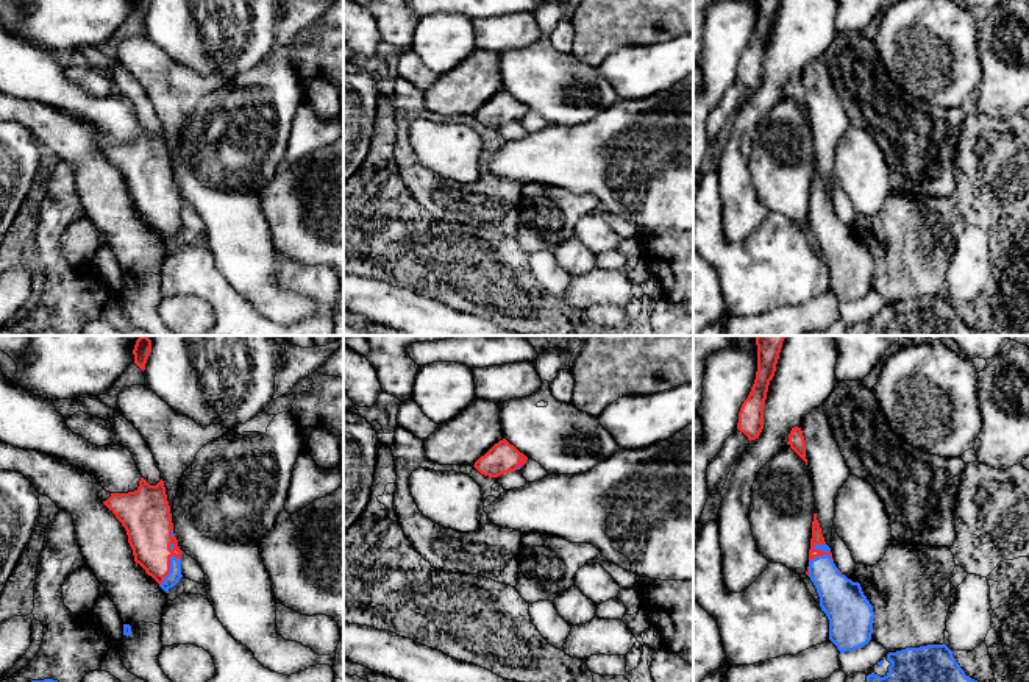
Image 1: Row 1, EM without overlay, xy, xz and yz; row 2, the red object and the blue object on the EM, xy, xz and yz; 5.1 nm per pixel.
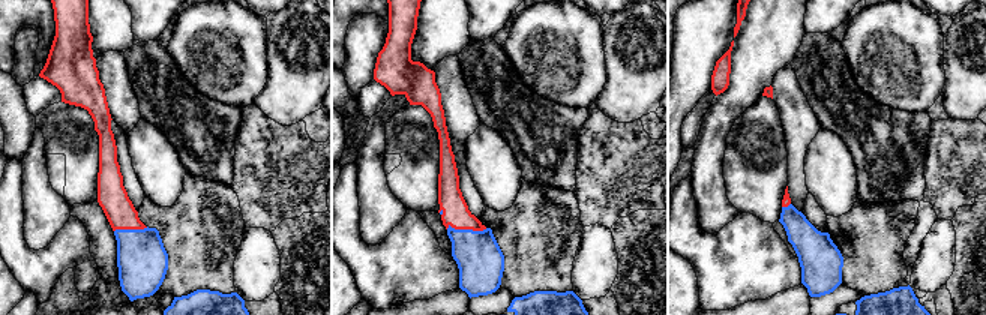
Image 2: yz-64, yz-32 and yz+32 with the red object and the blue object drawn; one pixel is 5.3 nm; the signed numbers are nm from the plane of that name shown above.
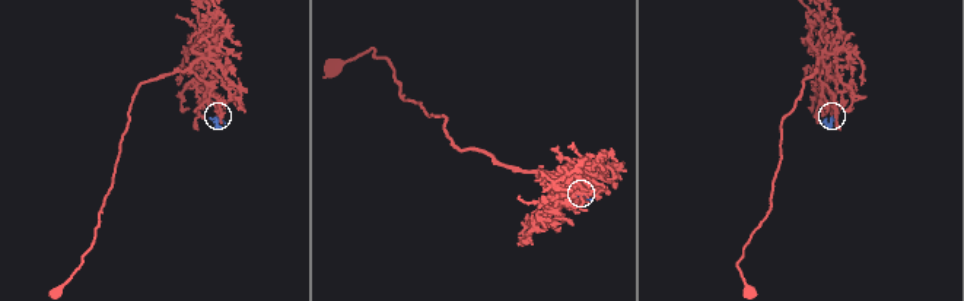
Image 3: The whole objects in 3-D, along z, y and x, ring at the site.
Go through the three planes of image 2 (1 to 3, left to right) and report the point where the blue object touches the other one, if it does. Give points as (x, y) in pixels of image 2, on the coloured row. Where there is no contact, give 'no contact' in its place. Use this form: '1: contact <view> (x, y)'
1: contact yz-64 (131, 228)
2: contact yz-32 (467, 228)
3: contact yz+32 (785, 206)

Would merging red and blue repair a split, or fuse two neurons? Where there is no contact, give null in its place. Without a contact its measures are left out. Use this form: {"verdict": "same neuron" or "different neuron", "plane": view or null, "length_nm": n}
{"verdict": "same neuron", "plane": "xy", "length_nm": 180}

